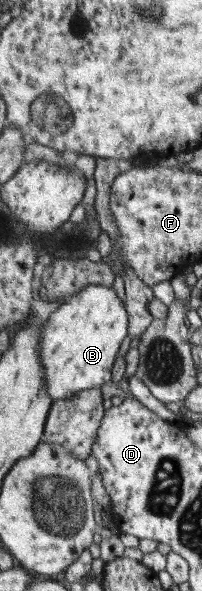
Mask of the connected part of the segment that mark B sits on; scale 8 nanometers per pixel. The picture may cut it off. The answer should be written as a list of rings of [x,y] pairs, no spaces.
[[[88,286],[84,290],[79,291],[76,295],[72,295],[64,305],[61,305],[55,313],[47,318],[47,321],[43,324],[44,330],[40,331],[40,349],[41,359],[44,360],[45,365],[45,379],[48,380],[49,392],[48,395],[52,397],[53,401],[72,399],[76,394],[80,394],[80,391],[100,388],[105,382],[111,380],[111,370],[113,370],[113,364],[115,364],[116,355],[120,349],[121,343],[127,336],[127,313],[124,304],[119,301],[113,287],[102,286]]]

